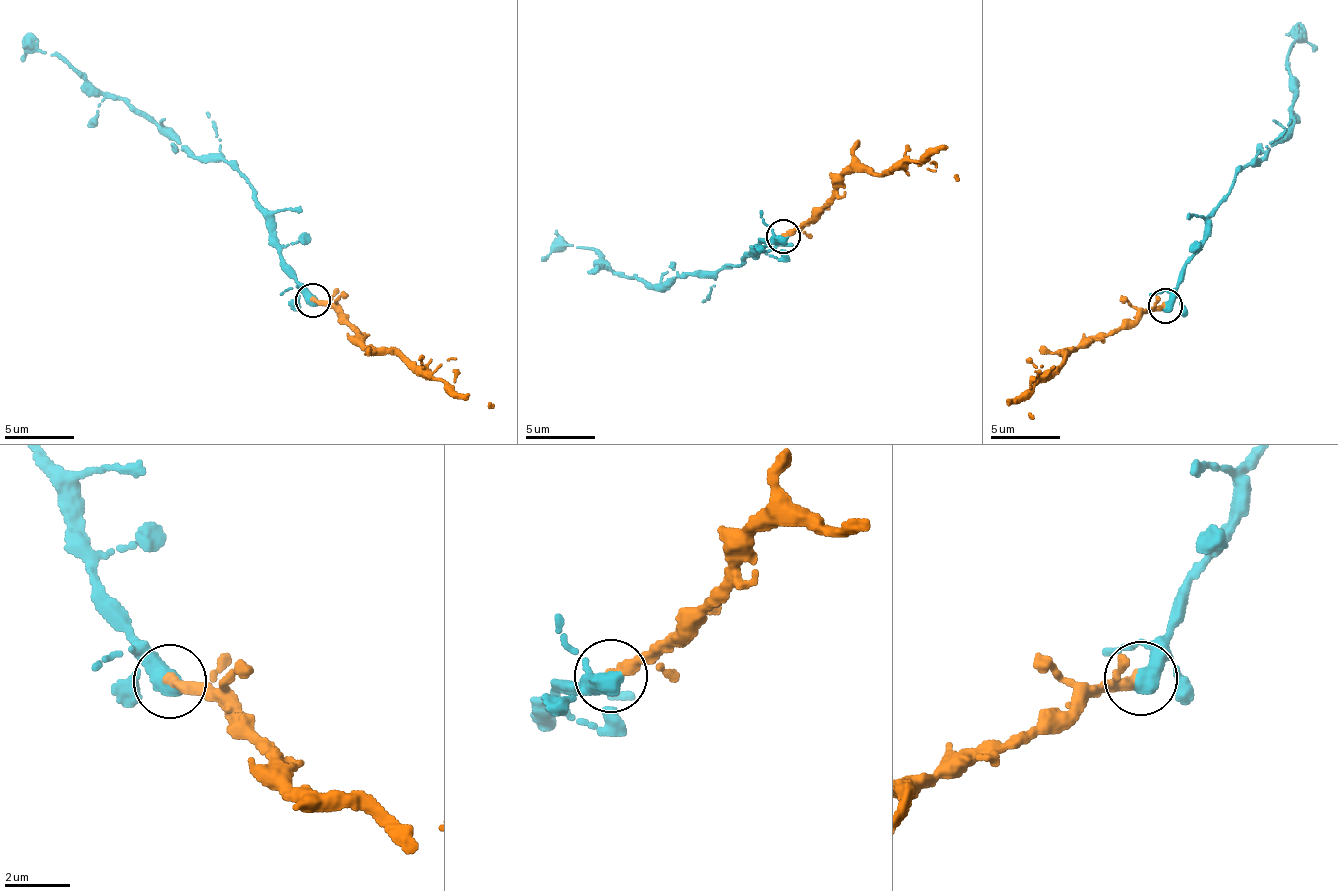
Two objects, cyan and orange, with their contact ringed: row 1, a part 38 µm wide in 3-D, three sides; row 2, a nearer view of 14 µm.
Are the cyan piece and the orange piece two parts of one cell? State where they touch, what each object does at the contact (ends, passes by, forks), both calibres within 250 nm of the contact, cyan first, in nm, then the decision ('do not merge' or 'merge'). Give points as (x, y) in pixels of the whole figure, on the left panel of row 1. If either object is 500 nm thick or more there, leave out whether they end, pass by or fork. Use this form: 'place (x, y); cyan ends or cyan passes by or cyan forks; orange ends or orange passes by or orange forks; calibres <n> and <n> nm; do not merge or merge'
place (313, 300); calibres 600 and 380 nm; merge

